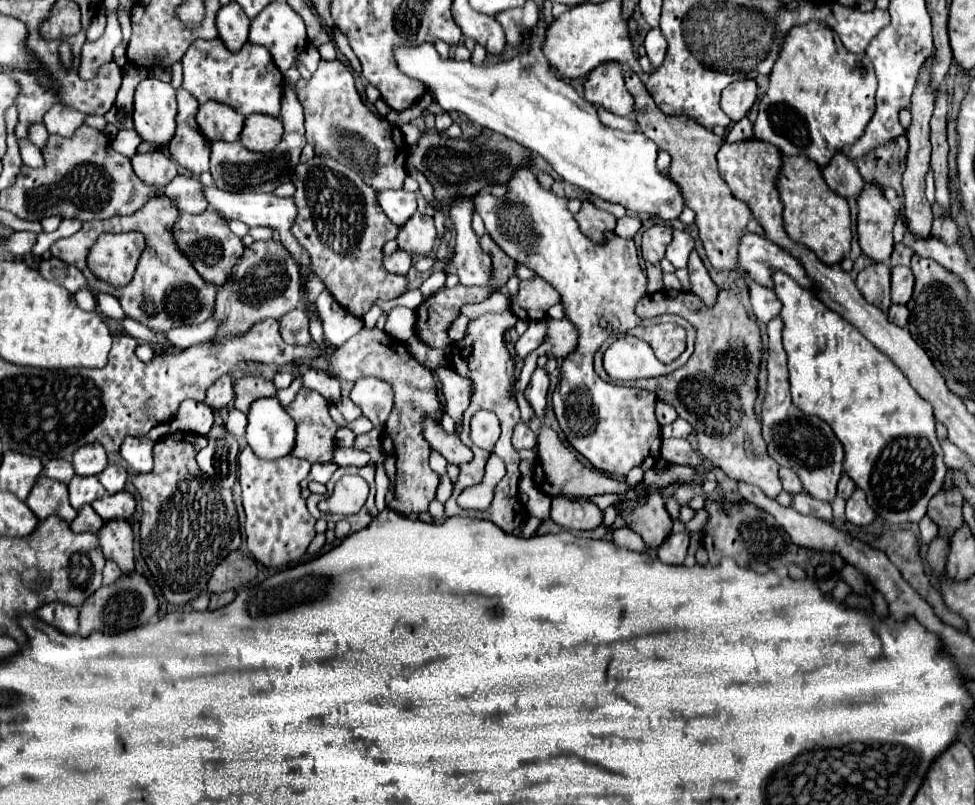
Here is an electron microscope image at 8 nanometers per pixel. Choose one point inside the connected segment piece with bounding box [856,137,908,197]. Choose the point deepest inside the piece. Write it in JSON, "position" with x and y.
{"position":[885,165]}

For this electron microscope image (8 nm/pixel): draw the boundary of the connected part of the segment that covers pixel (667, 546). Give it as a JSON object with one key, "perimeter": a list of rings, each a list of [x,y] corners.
{"perimeter":[[[676,533],[670,535],[658,549],[658,559],[666,565],[684,565],[688,551],[688,535],[686,533]]]}

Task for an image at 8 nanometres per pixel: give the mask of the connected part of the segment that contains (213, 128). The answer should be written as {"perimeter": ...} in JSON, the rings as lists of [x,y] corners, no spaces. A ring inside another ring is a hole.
{"perimeter":[[[216,101],[200,105],[196,121],[200,125],[200,131],[208,137],[208,141],[214,141],[214,137],[226,137],[226,141],[236,141],[244,127],[244,117],[240,113]]]}

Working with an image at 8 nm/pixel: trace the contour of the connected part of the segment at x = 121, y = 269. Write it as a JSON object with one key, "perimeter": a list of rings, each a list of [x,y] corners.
{"perimeter":[[[102,233],[88,253],[88,269],[96,279],[124,287],[132,281],[142,251],[144,235],[140,233]]]}

